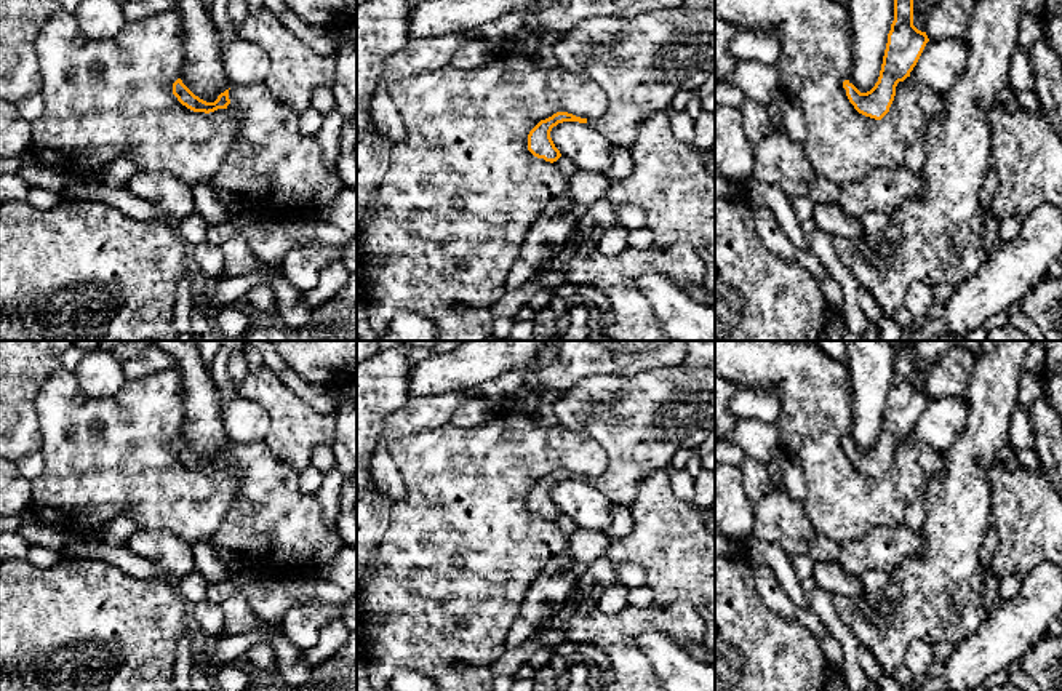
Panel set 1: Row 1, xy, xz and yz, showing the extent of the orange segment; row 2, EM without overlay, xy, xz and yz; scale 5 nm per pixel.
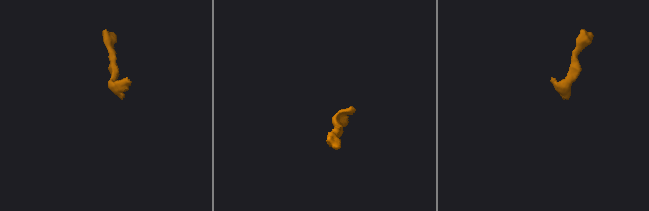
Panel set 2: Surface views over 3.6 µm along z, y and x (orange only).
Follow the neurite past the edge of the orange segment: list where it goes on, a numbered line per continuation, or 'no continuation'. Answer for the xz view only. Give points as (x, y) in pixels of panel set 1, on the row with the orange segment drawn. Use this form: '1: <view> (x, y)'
1: xz (640, 63)

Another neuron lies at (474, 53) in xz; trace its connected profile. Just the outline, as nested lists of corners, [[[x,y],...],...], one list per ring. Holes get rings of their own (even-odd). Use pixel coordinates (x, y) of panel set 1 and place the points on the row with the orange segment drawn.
[[[469,40],[453,56],[451,64],[456,69],[472,70],[491,62],[504,53],[504,43],[496,40]]]

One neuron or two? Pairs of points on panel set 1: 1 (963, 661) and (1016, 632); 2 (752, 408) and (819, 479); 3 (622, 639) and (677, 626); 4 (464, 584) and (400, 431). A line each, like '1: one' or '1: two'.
1: one
2: two
3: one
4: two

